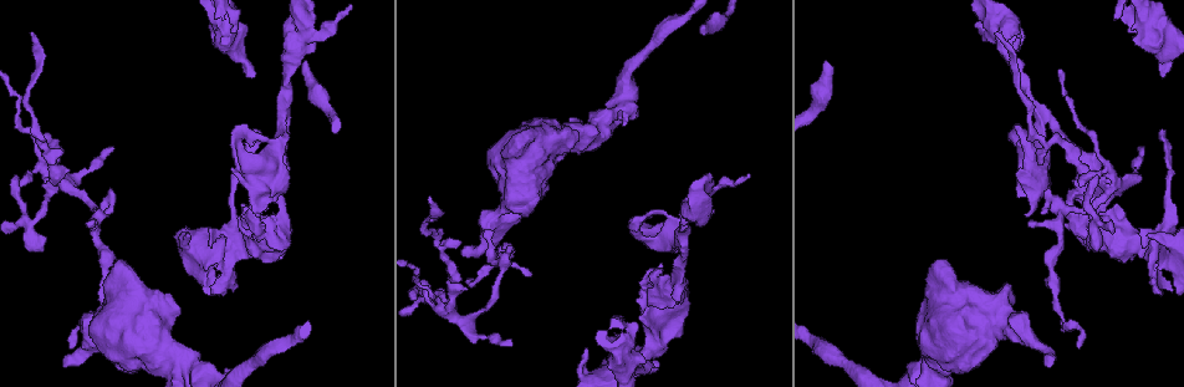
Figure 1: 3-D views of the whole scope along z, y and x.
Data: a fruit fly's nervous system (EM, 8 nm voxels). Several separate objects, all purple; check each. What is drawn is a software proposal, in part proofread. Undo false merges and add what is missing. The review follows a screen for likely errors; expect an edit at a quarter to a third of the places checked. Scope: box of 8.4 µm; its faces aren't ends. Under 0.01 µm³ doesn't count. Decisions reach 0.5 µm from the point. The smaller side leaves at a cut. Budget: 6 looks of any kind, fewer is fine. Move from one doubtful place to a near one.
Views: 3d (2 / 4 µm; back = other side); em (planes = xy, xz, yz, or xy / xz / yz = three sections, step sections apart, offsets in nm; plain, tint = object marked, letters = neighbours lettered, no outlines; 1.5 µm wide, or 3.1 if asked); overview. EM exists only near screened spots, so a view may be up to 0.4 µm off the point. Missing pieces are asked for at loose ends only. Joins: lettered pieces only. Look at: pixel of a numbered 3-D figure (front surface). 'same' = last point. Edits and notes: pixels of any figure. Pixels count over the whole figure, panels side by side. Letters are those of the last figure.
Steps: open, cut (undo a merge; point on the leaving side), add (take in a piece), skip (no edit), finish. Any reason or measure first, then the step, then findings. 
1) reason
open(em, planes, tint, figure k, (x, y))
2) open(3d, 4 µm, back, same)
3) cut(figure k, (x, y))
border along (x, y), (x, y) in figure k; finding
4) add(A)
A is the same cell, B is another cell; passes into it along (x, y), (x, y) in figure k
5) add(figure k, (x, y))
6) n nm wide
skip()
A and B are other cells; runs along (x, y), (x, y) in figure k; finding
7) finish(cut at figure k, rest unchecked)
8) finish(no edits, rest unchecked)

long arm stops here
open(3d, 2 µm, back, figure 1, (30, 32))

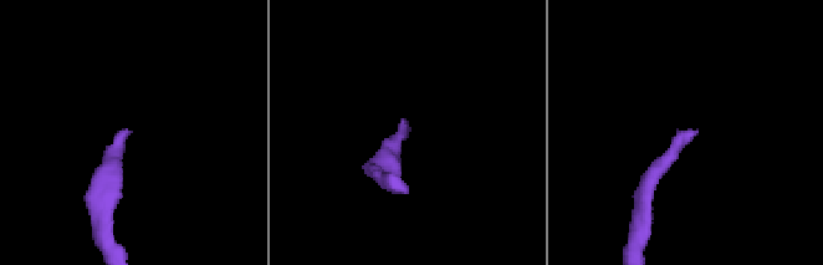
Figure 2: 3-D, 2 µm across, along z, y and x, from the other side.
open(em, planes, letters, figure 2, (405, 127))

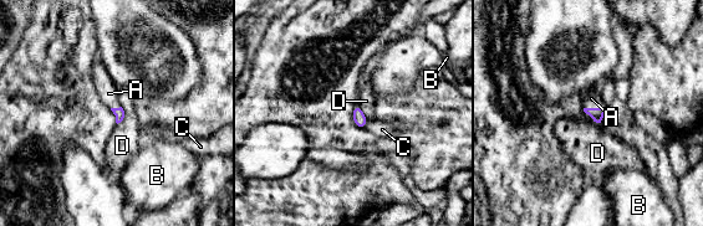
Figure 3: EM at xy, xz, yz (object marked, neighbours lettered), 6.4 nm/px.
add(A)
A is the same cell, B, C and D are other cells; the cell continues

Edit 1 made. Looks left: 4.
see it whole again
open(overview)

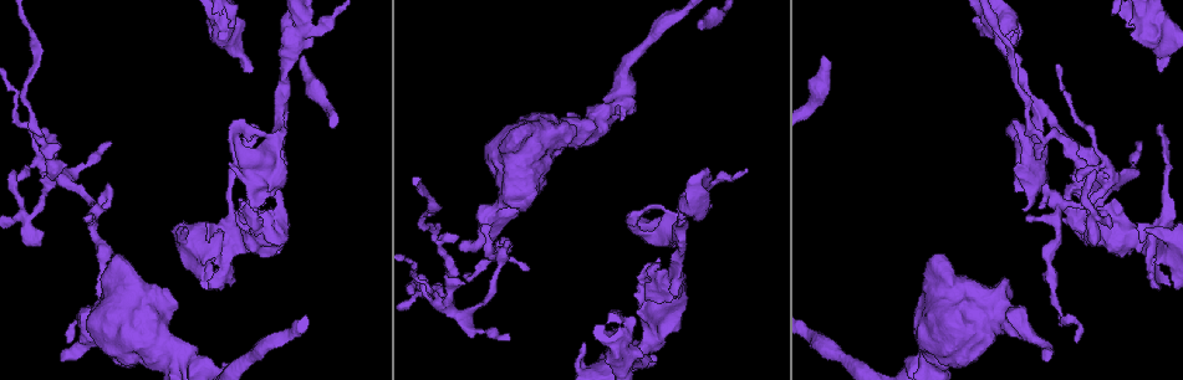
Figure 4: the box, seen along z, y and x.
branch stops here
open(3d, 4 µm, figure 4, (301, 58))

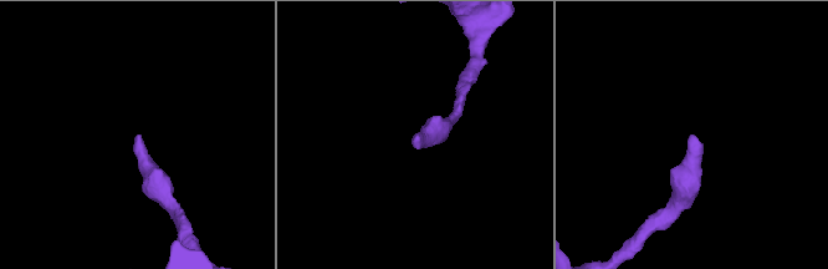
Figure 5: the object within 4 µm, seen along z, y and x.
need the tissue
open(em, xy, step 8, letters, figure 5, (695, 136))

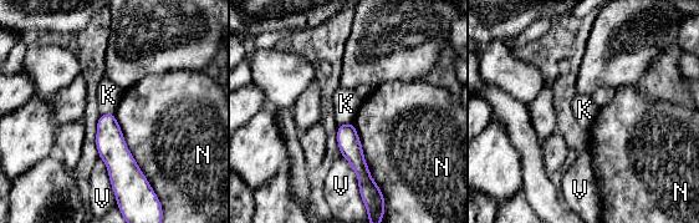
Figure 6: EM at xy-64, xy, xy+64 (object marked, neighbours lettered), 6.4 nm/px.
N touches over 550 nm
skip()
K, N and V are other cells; border along (113, 112), (106, 112), (100, 116) in figure 6; no lettered piece goes on from it

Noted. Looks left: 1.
finish(add at figure 3, rest unchecked)

